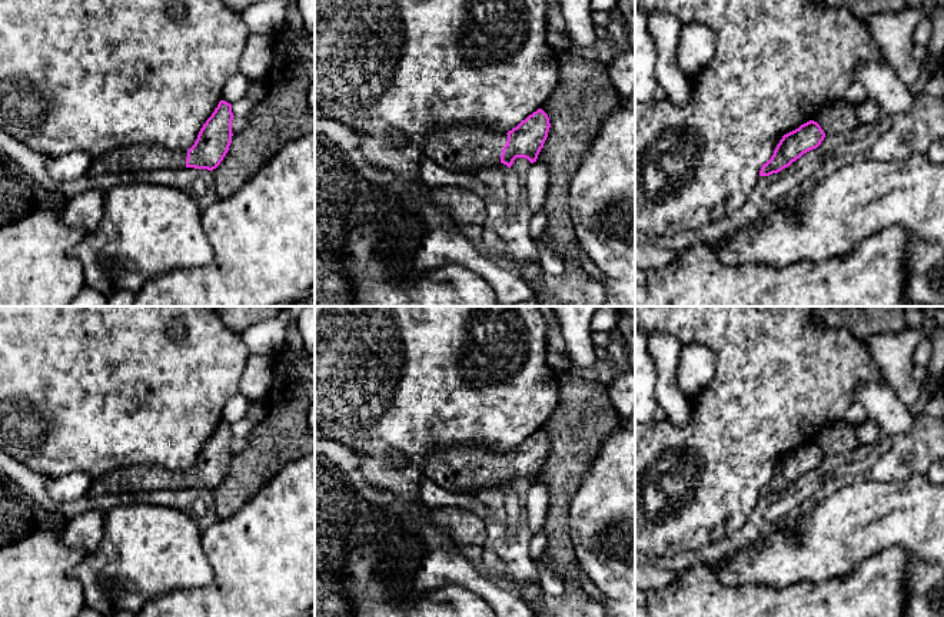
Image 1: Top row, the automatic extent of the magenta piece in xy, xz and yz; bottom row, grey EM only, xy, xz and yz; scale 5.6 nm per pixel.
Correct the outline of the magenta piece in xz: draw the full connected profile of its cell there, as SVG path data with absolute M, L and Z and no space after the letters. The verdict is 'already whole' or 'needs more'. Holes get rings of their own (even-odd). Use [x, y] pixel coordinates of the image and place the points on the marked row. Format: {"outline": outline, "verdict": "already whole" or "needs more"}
{"outline": "M538 109L508 133L475 125L433 129L423 145L425 156L452 173L468 173L499 163L509 169L516 157L536 162L548 137L548 115Z", "verdict": "needs more"}

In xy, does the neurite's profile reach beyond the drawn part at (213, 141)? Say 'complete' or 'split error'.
split error

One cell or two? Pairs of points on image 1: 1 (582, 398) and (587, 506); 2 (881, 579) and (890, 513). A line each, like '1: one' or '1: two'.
1: two
2: two

